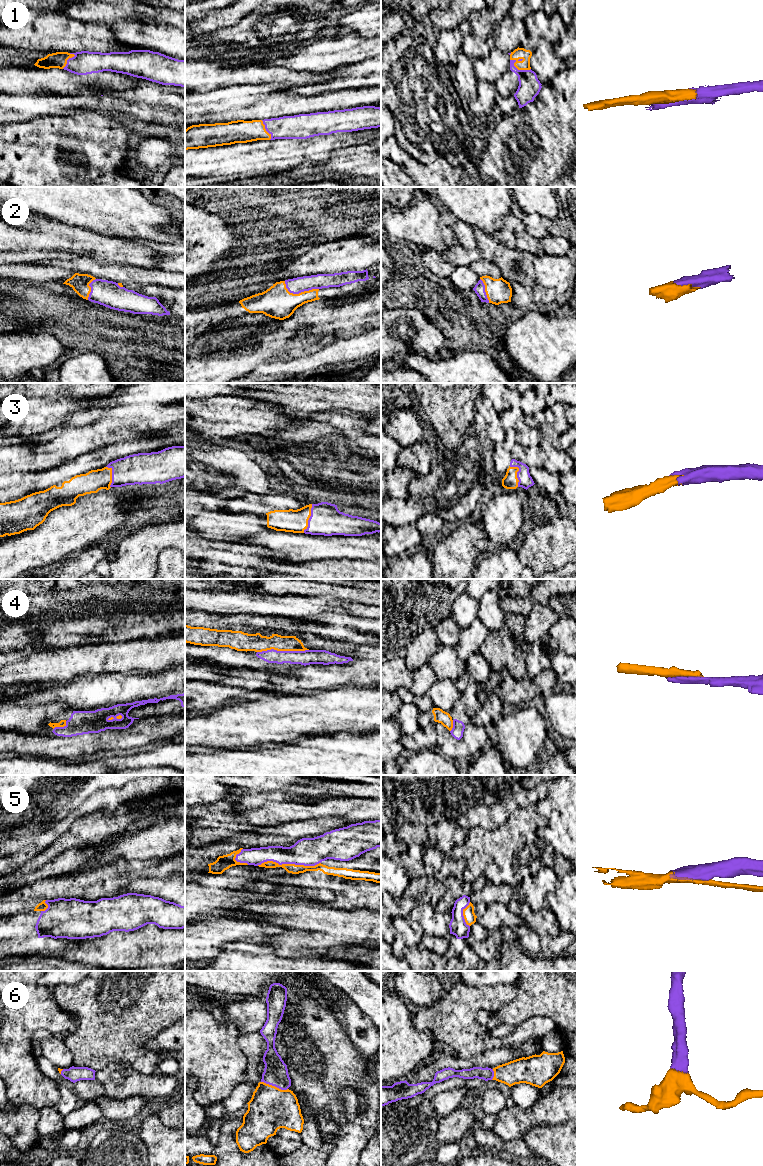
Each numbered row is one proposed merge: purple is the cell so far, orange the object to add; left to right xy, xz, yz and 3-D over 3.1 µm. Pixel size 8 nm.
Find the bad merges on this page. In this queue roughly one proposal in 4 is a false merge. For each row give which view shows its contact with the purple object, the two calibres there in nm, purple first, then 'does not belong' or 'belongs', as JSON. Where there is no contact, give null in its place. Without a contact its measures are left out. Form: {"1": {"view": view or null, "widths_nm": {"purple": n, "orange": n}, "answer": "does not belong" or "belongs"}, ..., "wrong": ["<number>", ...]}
{"1": {"view": "yz", "widths_nm": {"purple": 180, "orange": 100}, "answer": "belongs"}, "2": {"view": "xz", "widths_nm": {"purple": 130, "orange": 260}, "answer": "belongs"}, "3": {"view": "xz", "widths_nm": {"purple": 240, "orange": 190}, "answer": "belongs"}, "4": {"view": "xz", "widths_nm": {"purple": 120, "orange": 140}, "answer": "does not belong"}, "5": {"view": "xz", "widths_nm": {"purple": 220, "orange": 80}, "answer": "belongs"}, "6": {"view": "xz", "widths_nm": {"purple": 190, "orange": 360}, "answer": "belongs"}, "wrong": ["4"]}

